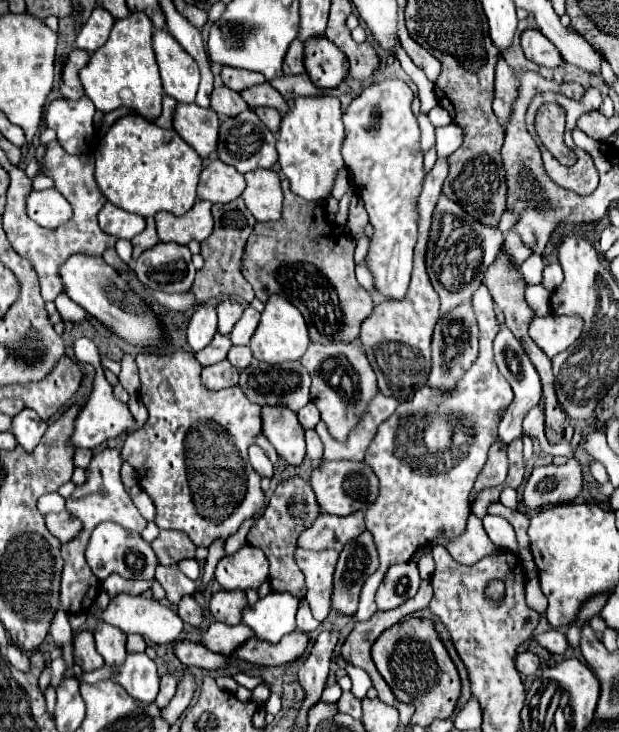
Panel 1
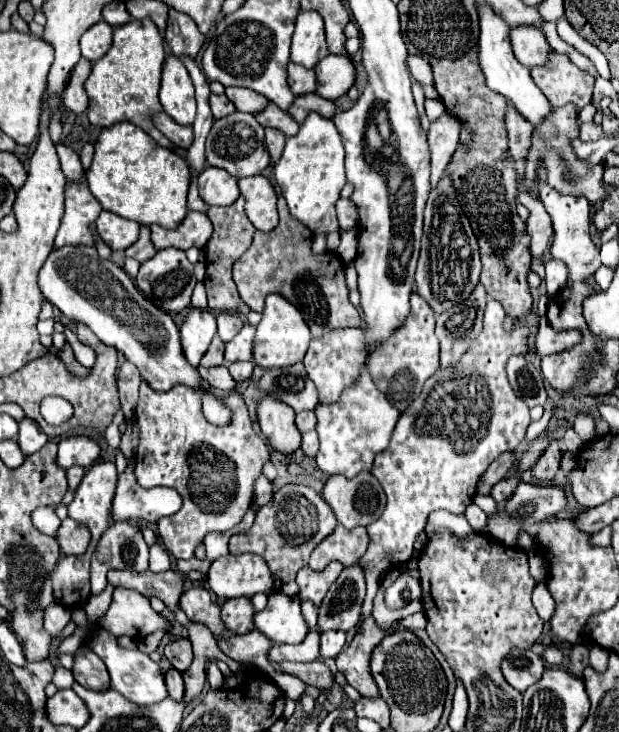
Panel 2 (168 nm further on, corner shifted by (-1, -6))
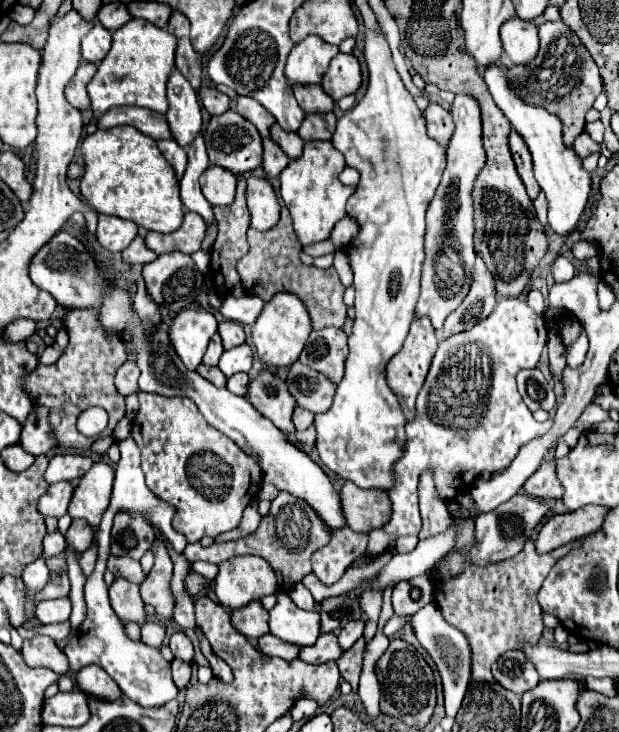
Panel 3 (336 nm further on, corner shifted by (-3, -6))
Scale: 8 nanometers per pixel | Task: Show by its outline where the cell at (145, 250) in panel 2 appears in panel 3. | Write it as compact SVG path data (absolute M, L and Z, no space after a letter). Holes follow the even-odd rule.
M136 237L136 239L122 251L122 257L124 257L124 261L128 261L128 263L140 263L140 265L144 265L144 263L154 261L158 255L144 245L144 239L142 239L142 237Z

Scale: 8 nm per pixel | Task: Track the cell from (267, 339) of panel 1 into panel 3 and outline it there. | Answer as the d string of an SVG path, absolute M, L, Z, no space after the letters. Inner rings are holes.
M276 293L262 309L260 317L256 319L252 327L252 341L256 347L256 353L260 361L268 367L290 367L292 363L298 361L306 339L312 331L308 311L300 299L292 293Z

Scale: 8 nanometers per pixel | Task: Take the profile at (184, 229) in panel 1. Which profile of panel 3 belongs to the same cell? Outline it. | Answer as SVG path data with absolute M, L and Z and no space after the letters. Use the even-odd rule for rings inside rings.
M186 211L184 223L174 233L158 233L148 231L146 235L146 247L154 253L162 255L168 251L182 251L182 253L196 253L200 249L200 243L206 235L206 223L200 219L200 215Z

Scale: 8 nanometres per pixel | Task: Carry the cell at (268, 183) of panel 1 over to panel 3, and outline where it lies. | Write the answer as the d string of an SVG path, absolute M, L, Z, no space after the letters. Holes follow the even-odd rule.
M250 175L246 183L248 183L246 199L252 217L252 227L258 231L272 229L280 219L280 205L272 183L264 177L254 177L254 175Z

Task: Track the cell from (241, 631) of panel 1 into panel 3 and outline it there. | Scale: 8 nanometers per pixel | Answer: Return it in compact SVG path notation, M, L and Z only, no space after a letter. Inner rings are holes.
M266 633L258 639L258 649L266 657L282 657L282 659L288 659L288 661L298 657L298 649L294 645L284 643L282 639L276 639L272 633Z

